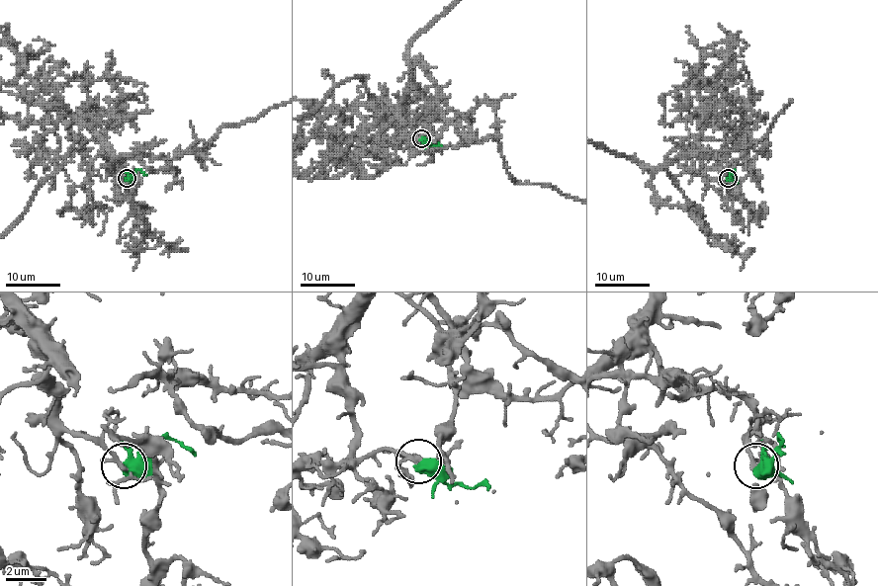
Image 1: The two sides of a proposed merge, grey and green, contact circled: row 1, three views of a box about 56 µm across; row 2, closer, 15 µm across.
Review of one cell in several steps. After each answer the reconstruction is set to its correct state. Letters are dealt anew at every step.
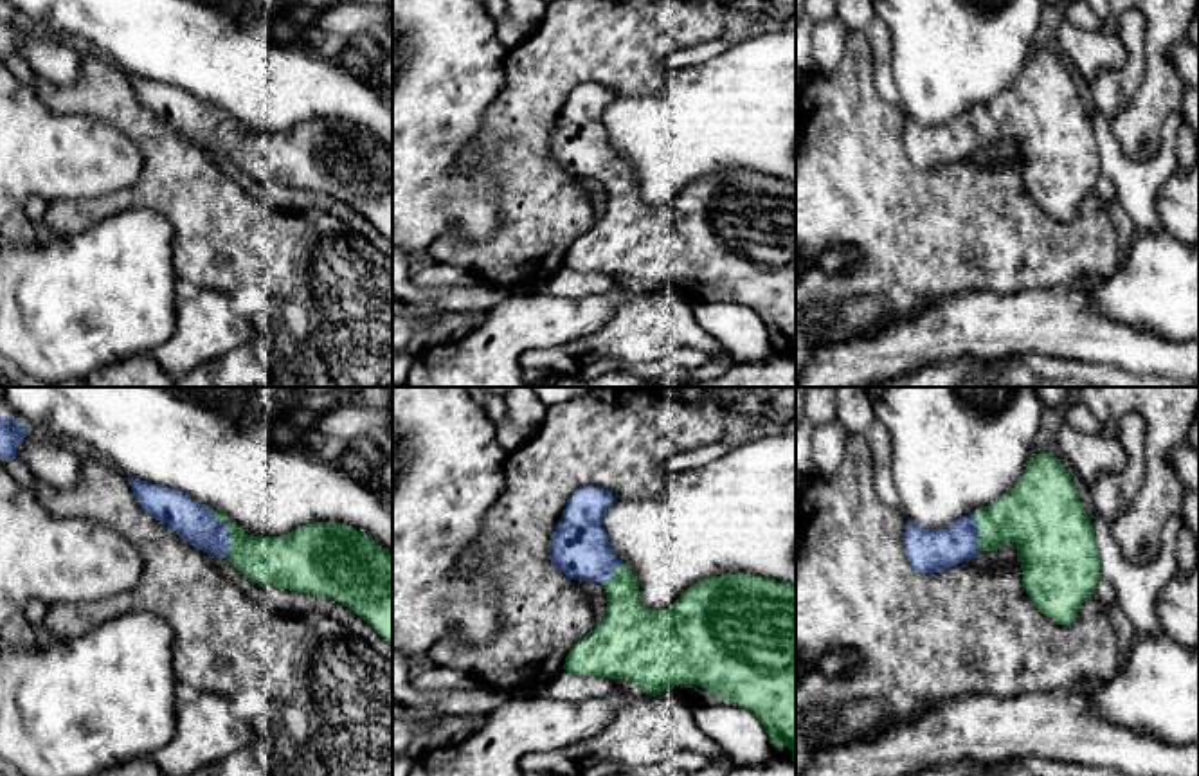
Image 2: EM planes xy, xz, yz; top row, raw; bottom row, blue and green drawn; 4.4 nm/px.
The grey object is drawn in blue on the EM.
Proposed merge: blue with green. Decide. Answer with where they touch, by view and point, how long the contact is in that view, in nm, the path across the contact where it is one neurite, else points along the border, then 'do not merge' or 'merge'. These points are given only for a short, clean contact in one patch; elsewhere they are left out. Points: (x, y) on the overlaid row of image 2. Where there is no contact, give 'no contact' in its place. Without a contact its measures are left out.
meets blue in xy at (229, 532); contact 240 nm long; runs through xy (191, 521), (211, 532), (229, 532), (254, 557), (276, 560); merge

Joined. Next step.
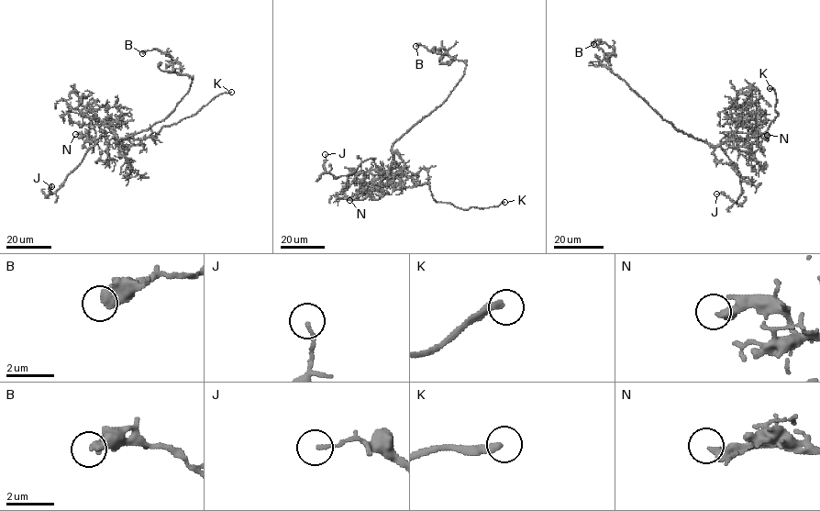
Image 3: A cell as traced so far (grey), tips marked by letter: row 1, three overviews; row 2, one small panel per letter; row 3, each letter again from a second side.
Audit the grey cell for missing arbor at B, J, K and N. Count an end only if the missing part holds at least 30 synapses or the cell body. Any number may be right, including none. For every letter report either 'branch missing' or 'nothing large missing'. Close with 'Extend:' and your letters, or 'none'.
B: nothing large missing
J: nothing large missing
K: branch missing
N: nothing large missing
Extend: K

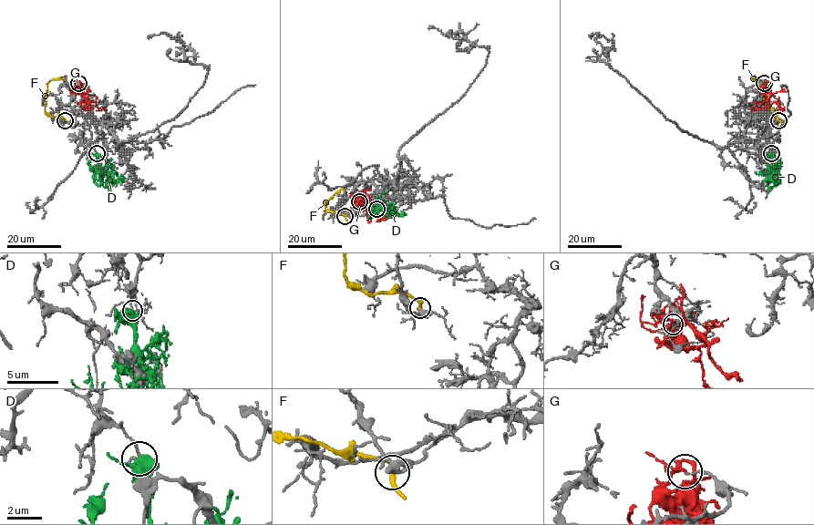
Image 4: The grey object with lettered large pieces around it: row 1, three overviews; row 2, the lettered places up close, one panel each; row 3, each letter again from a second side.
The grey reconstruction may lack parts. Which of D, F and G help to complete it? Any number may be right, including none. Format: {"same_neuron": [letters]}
{"same_neuron": []}

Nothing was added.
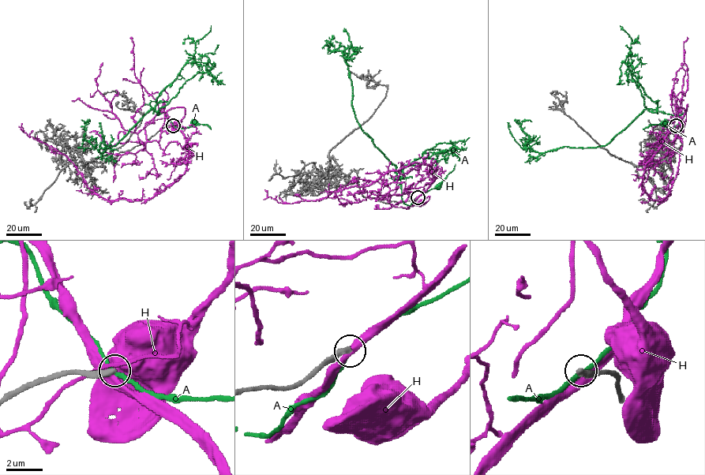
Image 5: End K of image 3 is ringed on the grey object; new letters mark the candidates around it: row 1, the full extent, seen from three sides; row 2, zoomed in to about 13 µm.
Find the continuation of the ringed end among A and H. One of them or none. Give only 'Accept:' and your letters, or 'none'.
Accept: none

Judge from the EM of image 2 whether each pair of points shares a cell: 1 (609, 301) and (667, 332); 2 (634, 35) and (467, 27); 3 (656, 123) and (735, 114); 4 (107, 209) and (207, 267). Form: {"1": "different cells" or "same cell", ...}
{"1": "different cells", "2": "different cells", "3": "same cell", "4": "same cell"}

